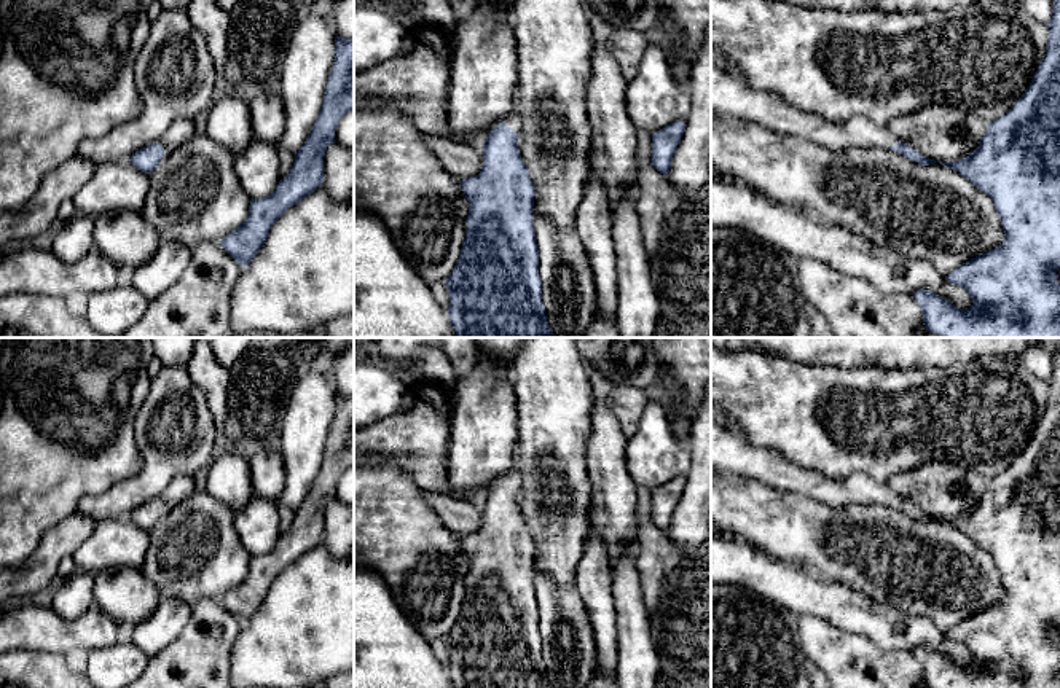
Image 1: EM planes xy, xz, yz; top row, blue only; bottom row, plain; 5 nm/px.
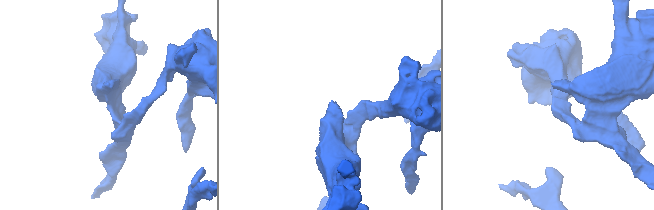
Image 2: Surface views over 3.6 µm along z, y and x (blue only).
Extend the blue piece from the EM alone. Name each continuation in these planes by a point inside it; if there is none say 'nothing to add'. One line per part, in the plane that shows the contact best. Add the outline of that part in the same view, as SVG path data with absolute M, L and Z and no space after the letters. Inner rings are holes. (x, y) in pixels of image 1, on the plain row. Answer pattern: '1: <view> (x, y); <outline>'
1: xy (180, 488); M177 476L171 481L171 484L161 491L155 500L159 500L164 505L164 514L172 510L177 503L185 500L194 492L194 479L193 476Z

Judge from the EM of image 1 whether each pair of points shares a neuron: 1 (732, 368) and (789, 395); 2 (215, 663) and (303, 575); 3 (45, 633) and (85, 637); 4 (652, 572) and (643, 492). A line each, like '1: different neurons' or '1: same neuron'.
1: same neuron
2: different neurons
3: same neuron
4: same neuron

